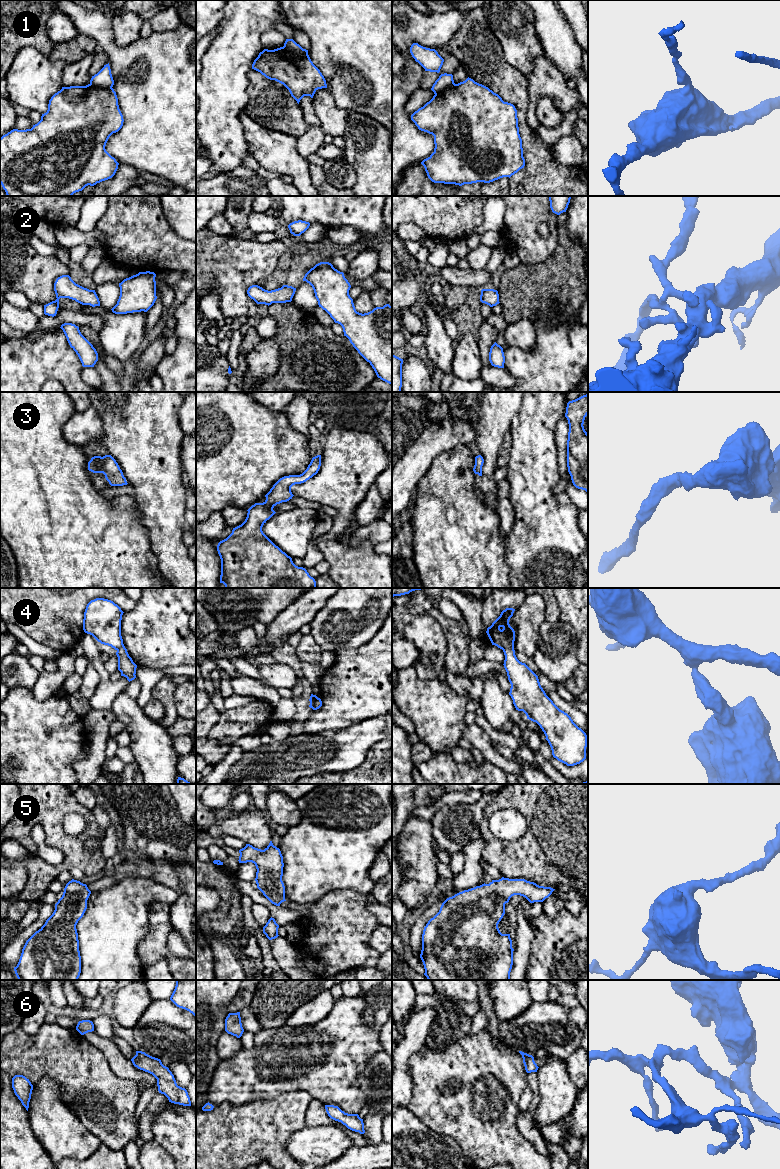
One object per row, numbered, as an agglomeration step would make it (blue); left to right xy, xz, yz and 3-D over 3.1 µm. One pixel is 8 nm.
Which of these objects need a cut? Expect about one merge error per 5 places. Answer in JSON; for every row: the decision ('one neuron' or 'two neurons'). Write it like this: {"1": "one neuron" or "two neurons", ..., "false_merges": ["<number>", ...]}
{"1": "two neurons", "2": "one neuron", "3": "one neuron", "4": "two neurons", "5": "one neuron", "6": "one neuron", "false_merges": ["1", "4"]}

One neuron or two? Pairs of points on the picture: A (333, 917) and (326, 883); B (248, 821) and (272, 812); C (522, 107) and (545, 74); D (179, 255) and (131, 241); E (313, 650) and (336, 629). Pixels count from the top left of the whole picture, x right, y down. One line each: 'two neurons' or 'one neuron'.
A: two neurons
B: two neurons
C: two neurons
D: one neuron
E: two neurons

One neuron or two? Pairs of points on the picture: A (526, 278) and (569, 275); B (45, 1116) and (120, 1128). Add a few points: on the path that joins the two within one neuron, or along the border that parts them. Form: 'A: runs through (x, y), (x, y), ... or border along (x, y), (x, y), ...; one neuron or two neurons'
A: runs through (537, 278), (558, 278); one neuron
B: border along (67, 1103), (80, 1121), (98, 1138); two neurons

